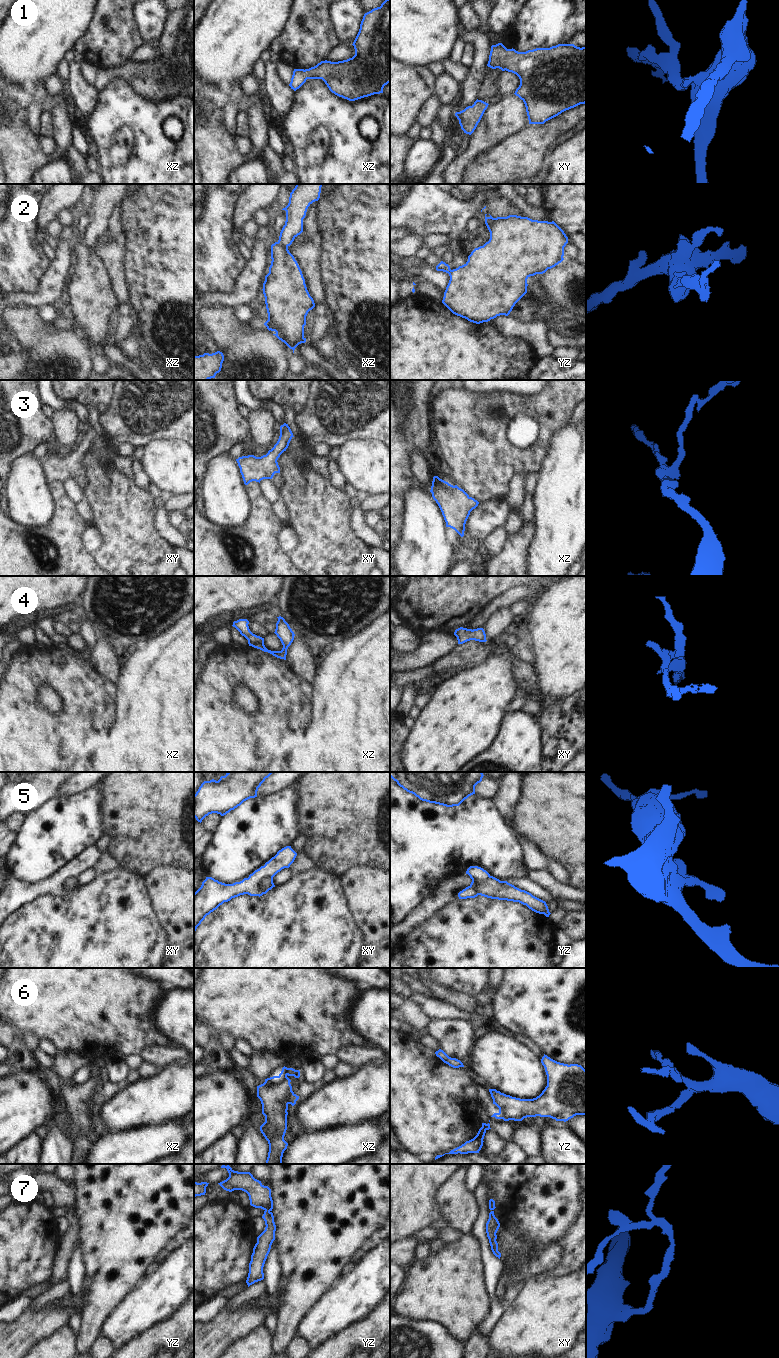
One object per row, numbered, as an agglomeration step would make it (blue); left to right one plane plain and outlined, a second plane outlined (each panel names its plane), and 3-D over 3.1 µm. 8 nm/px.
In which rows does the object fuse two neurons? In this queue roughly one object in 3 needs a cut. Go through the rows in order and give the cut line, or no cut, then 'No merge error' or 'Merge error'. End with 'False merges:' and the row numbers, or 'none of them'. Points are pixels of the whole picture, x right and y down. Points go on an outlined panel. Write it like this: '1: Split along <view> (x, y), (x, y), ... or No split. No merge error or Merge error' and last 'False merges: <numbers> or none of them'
1: No split. No merge error
2: Split along xz (277, 242), (287, 247). Merge error
3: No split. No merge error
4: No split. No merge error
5: Split along xy (272, 878), (265, 878), (261, 882), (260, 889), (262, 891). Merge error
6: No split. No merge error
7: No split. No merge error
False merges: 2, 5.

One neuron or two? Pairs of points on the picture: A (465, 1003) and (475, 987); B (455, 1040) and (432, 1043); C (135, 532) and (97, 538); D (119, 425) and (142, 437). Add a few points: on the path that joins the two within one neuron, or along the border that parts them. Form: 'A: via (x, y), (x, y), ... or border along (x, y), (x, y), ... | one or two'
A: border along (447, 988), (474, 997) | two
B: border along (428, 1032), (437, 1041), (440, 1048) | two
C: border along (93, 524), (103, 538), (103, 545), (96, 553) | two
D: via (125, 425), (136, 434) | one

